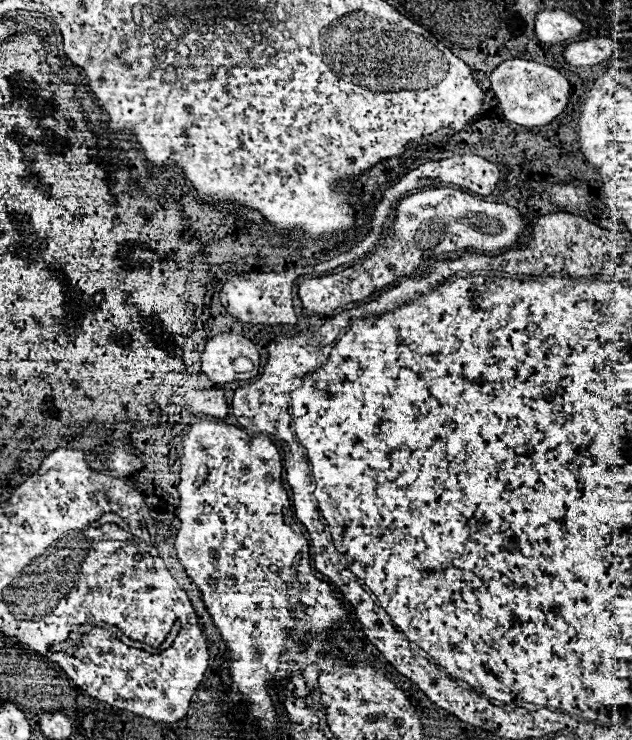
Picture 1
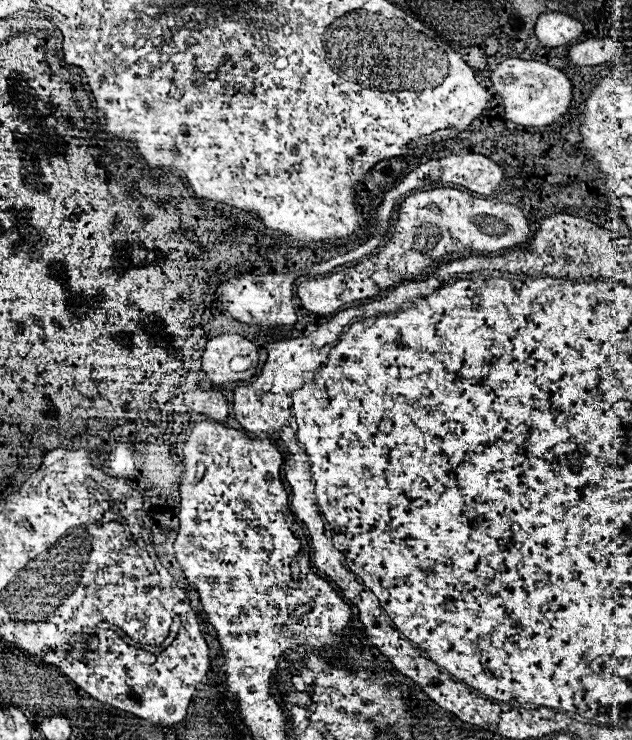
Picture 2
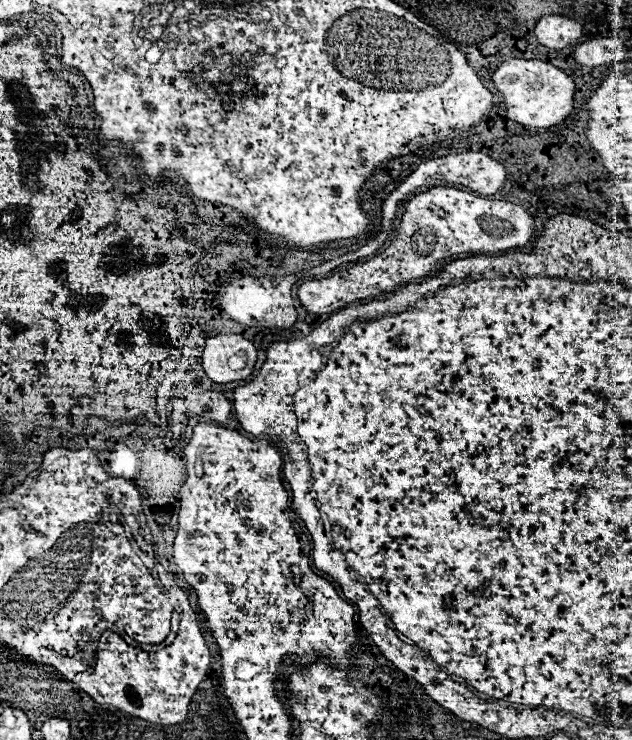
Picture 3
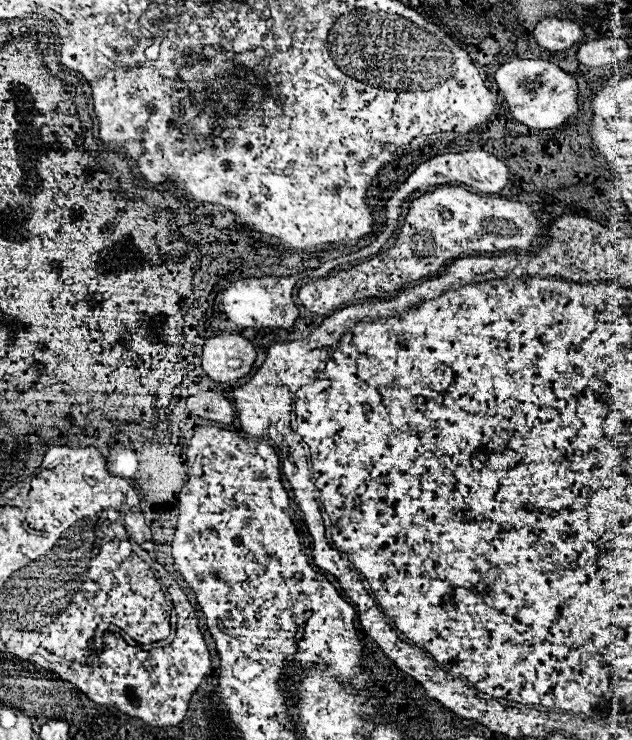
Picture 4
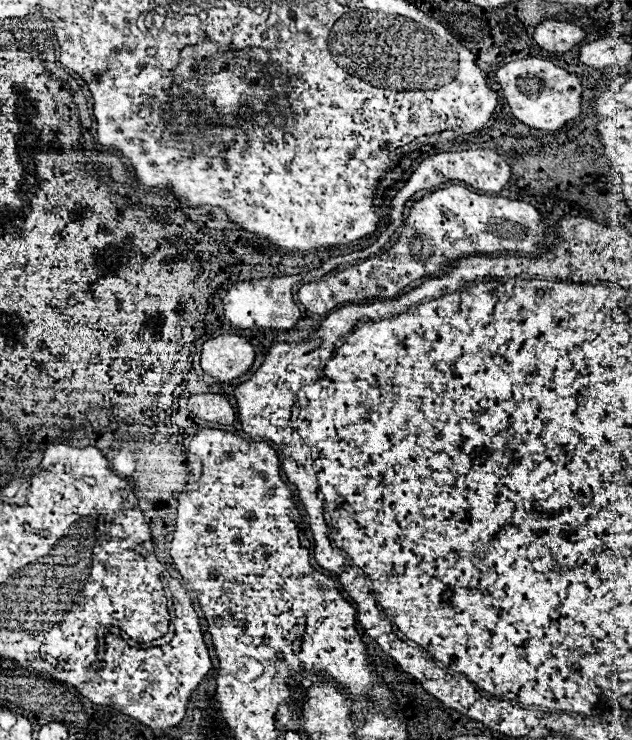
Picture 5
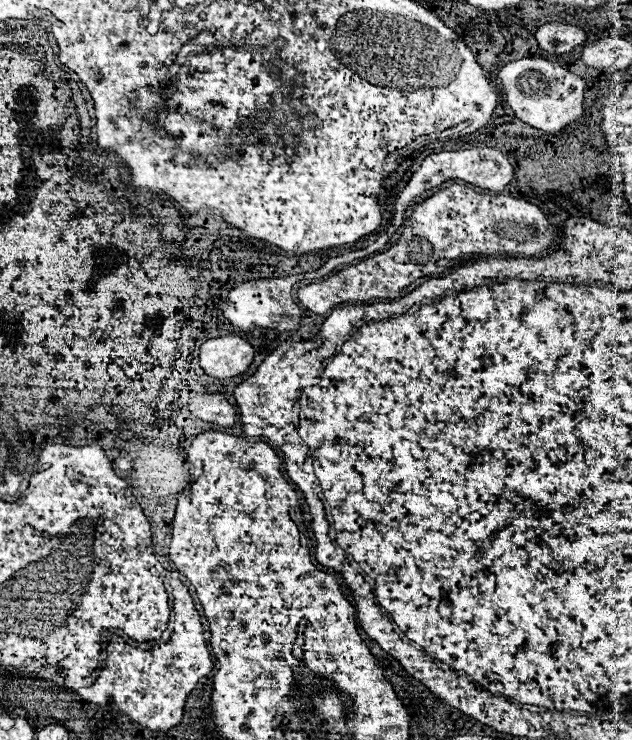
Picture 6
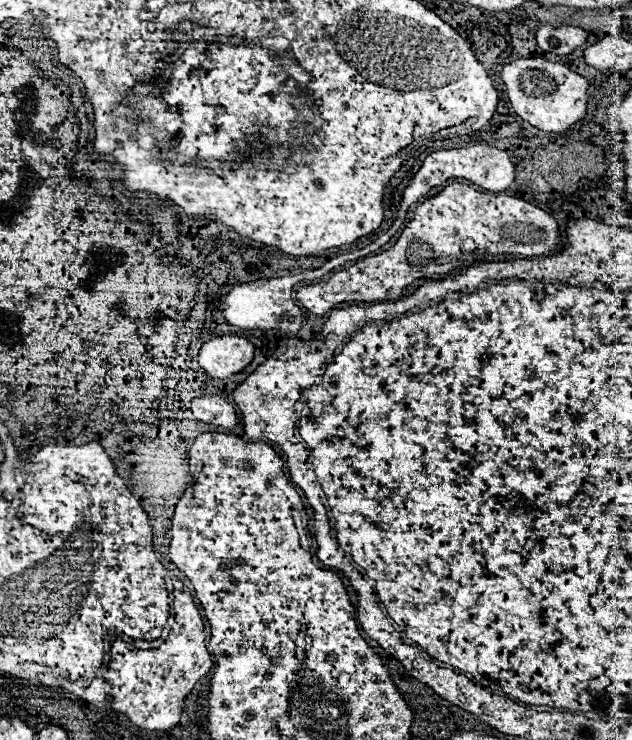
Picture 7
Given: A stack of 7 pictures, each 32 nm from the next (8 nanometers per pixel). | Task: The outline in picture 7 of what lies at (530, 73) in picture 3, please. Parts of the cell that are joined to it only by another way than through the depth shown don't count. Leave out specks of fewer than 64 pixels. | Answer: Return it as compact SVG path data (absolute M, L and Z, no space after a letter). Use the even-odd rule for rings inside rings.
M520 58L506 64L500 78L506 84L508 100L516 114L538 130L564 132L568 126L586 116L588 80L558 62L546 58Z

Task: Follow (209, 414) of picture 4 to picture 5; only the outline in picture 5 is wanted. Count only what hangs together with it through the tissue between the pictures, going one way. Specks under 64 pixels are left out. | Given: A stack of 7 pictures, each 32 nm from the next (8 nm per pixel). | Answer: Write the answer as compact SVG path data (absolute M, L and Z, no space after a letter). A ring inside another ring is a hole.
M198 394L188 398L188 410L202 420L210 420L218 424L232 424L236 418L234 408L220 394Z

